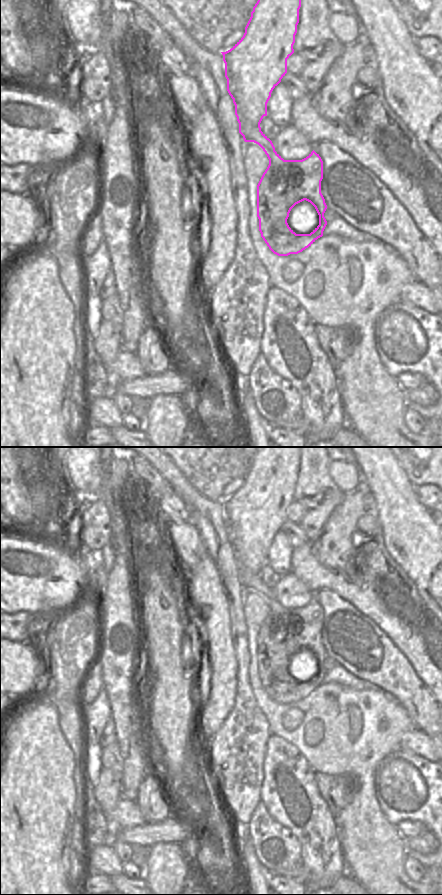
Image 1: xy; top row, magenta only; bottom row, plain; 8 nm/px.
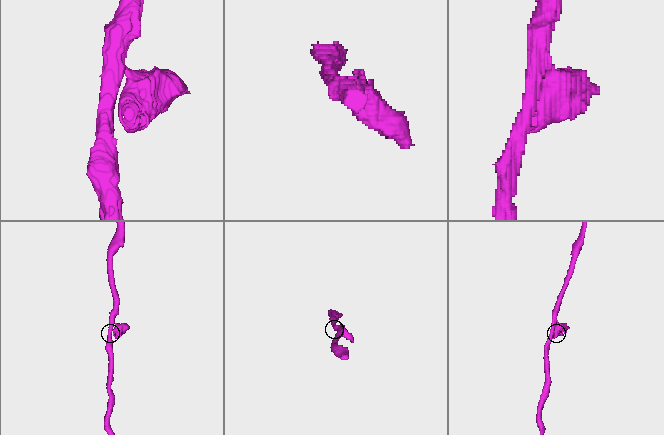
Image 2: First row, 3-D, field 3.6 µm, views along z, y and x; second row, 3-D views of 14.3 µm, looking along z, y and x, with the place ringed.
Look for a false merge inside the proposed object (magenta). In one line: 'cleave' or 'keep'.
cleave

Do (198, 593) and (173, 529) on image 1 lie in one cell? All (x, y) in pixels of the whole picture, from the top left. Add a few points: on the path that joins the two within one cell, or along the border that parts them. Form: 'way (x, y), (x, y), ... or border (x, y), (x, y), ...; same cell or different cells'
border (208, 555), (182, 572); different cells

